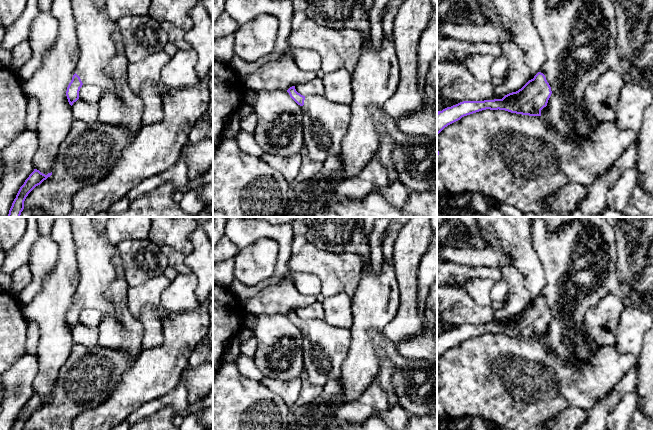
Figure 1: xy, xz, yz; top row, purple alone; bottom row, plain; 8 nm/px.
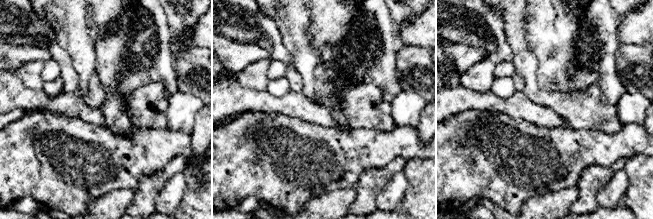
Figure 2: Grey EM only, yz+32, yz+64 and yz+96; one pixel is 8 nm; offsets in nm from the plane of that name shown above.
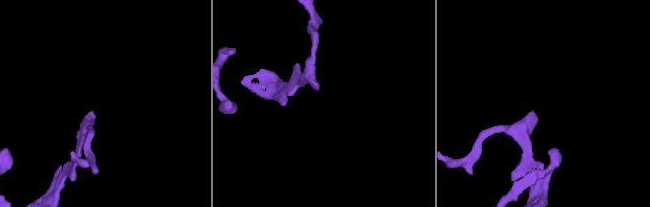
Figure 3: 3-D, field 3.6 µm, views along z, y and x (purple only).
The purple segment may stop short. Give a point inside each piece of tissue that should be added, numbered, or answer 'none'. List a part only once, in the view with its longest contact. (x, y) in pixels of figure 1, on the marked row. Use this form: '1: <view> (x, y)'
1: xy (94, 28)

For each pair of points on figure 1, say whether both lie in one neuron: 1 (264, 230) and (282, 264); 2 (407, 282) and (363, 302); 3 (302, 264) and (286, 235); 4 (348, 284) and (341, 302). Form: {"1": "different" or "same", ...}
{"1": "same", "2": "different", "3": "different", "4": "different"}

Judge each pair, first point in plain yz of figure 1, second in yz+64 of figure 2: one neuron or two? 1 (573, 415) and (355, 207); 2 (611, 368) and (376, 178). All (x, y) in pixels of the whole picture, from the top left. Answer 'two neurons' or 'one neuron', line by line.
1: two neurons
2: two neurons

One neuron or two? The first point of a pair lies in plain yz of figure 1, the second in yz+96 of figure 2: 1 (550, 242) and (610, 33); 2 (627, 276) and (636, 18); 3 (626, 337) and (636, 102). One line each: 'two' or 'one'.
1: one
2: two
3: one

